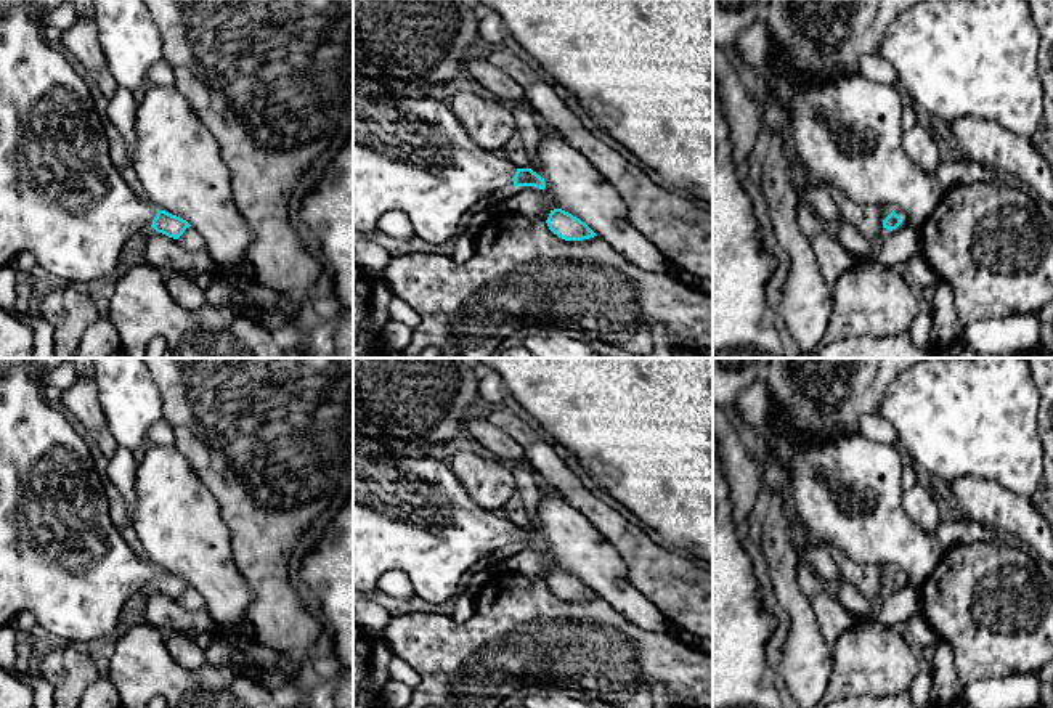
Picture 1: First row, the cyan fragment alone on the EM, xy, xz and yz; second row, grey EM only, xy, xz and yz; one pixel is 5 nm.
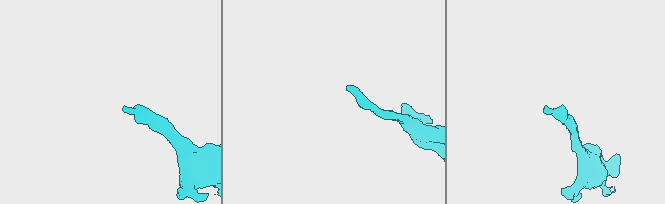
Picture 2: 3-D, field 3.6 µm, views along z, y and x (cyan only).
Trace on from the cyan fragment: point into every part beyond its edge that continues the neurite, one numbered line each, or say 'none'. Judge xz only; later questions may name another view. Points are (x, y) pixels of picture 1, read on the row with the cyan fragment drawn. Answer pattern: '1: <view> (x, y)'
1: xz (411, 153)

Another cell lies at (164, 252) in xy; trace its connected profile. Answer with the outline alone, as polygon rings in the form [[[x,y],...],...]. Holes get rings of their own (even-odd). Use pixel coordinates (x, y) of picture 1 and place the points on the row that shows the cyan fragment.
[[[156,233],[148,239],[144,260],[157,270],[170,270],[191,278],[202,273],[218,273],[220,265],[205,249],[197,252],[185,250],[177,239]]]

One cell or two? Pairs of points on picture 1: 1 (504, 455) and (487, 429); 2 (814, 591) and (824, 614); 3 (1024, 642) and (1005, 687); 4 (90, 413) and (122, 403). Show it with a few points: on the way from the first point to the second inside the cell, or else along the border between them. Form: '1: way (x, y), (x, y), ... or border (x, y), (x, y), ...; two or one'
1: way (503, 448), (490, 435); one
2: way (819, 596), (824, 601), (824, 609); one
3: border (1036, 671), (981, 678), (973, 683); two
4: border (92, 374), (106, 426), (117, 443); two

